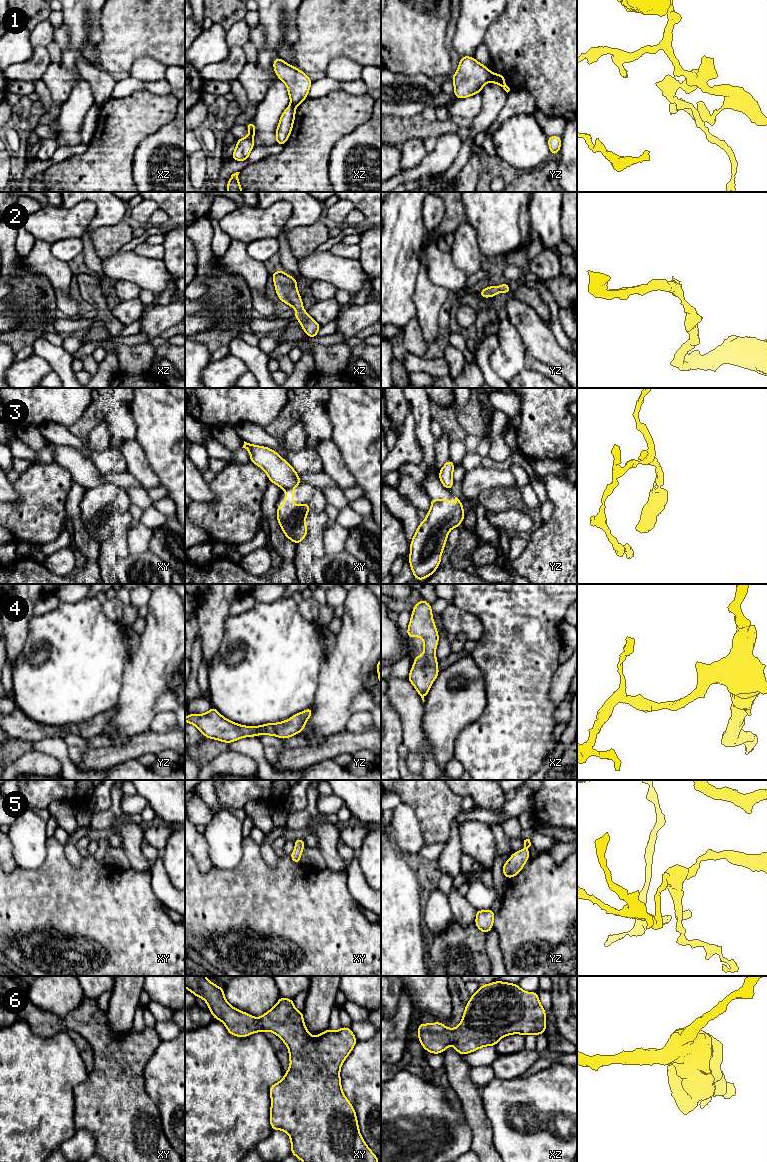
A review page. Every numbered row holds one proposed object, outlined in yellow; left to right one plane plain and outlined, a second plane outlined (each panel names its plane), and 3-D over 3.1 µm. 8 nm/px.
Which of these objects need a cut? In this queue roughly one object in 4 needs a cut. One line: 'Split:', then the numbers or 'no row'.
Split: 1, 3

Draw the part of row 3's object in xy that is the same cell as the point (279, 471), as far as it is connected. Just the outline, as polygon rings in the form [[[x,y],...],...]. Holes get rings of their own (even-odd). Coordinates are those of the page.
[[[245,441],[242,448],[250,452],[250,462],[261,467],[267,473],[269,481],[278,485],[282,490],[302,484],[298,473],[275,450]]]

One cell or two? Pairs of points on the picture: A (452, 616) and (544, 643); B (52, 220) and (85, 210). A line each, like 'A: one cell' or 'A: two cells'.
A: two cells
B: one cell

